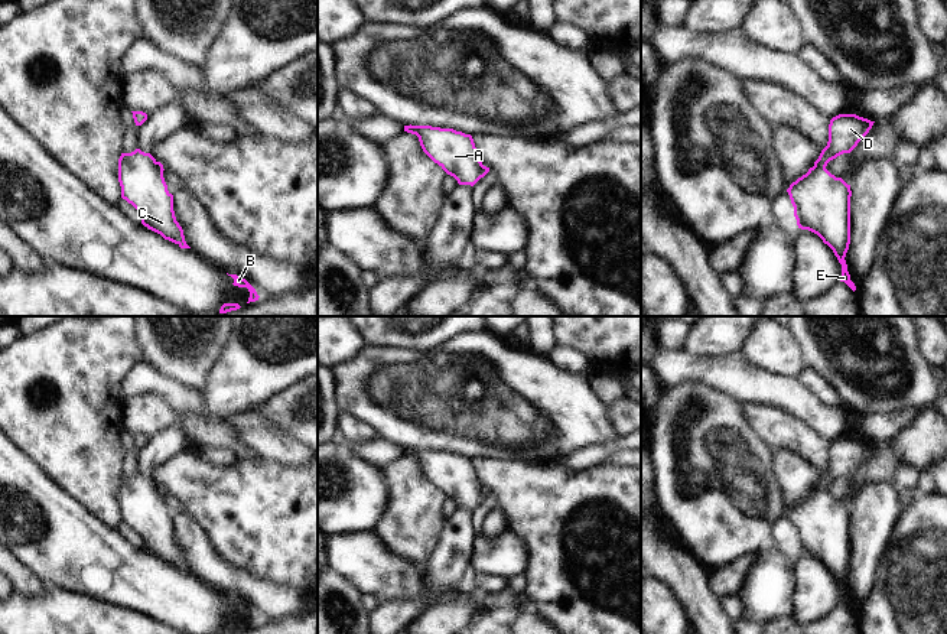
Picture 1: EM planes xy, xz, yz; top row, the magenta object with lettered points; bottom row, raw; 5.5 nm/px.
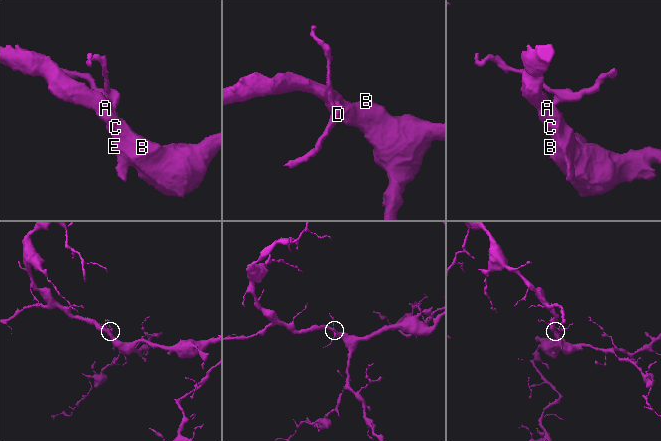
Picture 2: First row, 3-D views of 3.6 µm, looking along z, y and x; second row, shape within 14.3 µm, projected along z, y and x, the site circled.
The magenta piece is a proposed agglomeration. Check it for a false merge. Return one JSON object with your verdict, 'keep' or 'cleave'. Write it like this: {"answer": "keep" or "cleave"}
{"answer": "cleave"}

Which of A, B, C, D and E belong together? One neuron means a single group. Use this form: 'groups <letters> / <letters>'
groups A B C E / D

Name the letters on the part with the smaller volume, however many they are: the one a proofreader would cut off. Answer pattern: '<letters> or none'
D.

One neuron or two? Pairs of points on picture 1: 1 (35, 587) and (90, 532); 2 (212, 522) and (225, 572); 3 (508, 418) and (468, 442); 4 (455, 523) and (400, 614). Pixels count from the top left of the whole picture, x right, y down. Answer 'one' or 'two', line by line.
1: two
2: two
3: one
4: one

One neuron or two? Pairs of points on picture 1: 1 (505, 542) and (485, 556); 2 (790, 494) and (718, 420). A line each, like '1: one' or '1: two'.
1: one
2: two

